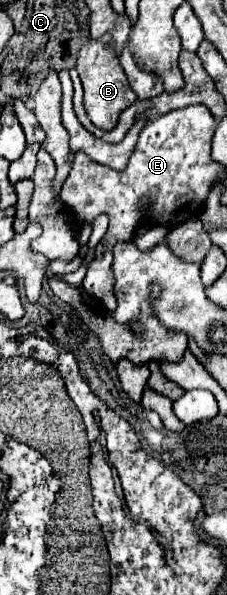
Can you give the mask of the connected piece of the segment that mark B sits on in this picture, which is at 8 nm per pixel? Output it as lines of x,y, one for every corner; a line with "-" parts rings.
103,34
97,40
89,40
81,48
75,68
83,82
83,90
85,90
83,104
85,104
85,112
89,116
89,120
101,130
115,128
119,114
137,100
135,92
129,88
129,80
119,64
119,56
115,52
115,40
109,34

